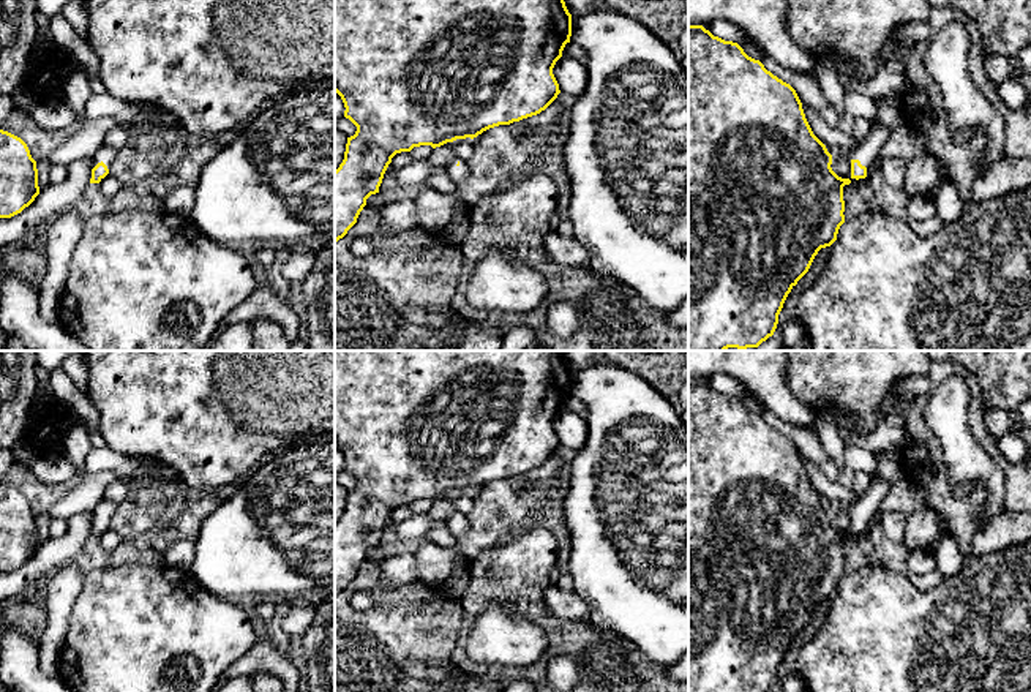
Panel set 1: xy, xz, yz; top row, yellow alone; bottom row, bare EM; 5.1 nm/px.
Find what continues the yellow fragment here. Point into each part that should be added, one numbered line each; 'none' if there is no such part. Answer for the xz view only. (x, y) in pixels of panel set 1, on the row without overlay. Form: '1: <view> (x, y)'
1: xz (458, 528)

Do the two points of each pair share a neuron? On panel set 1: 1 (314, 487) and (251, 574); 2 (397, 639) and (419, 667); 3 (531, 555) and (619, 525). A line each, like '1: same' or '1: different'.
1: same
2: different
3: different

